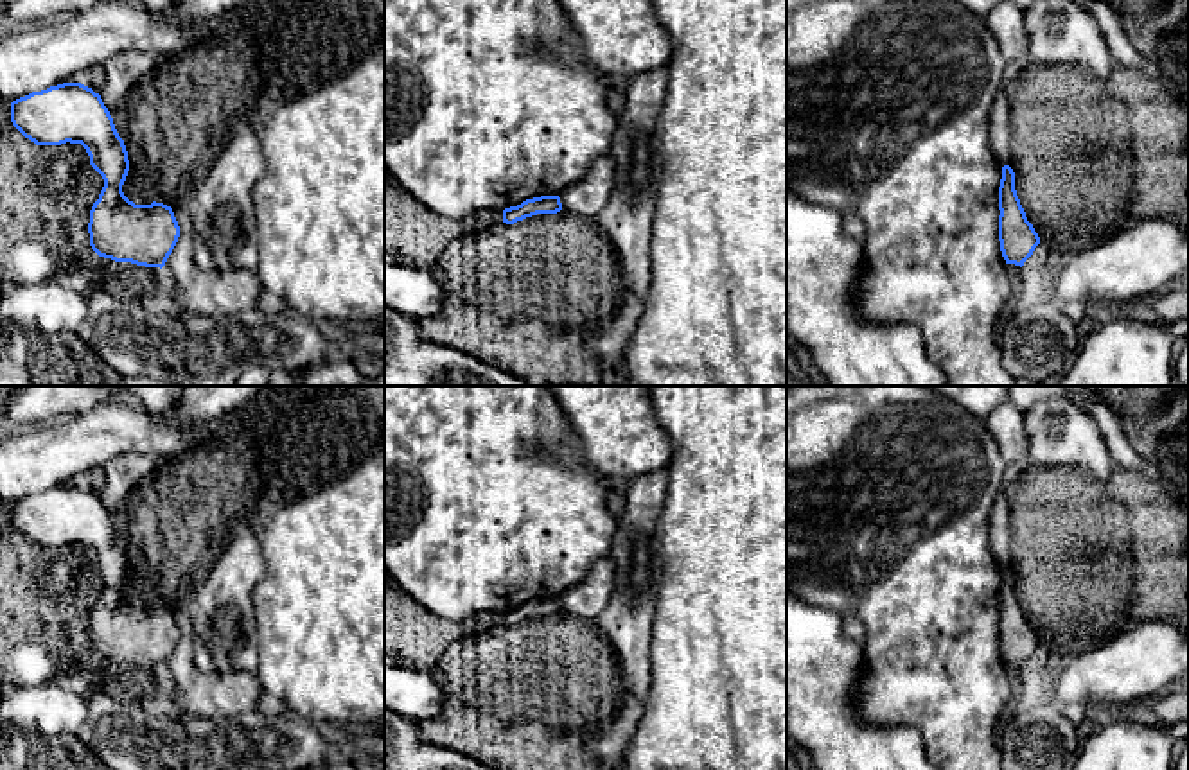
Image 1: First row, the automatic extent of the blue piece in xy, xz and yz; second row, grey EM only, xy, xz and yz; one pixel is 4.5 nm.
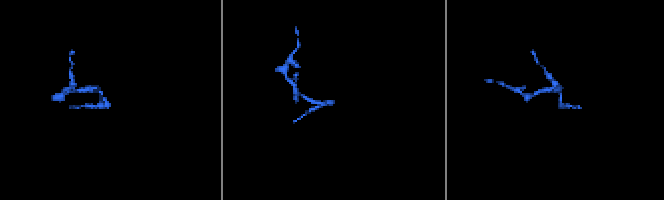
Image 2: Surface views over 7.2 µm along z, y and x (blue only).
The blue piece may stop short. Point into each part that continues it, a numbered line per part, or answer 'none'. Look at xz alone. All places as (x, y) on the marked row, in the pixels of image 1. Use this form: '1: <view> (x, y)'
none

